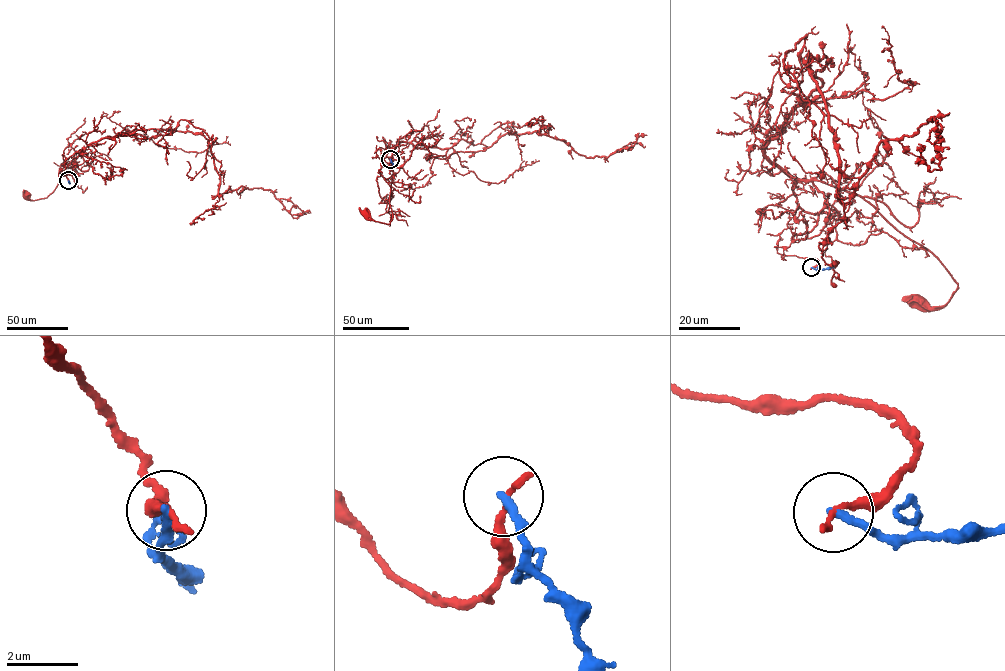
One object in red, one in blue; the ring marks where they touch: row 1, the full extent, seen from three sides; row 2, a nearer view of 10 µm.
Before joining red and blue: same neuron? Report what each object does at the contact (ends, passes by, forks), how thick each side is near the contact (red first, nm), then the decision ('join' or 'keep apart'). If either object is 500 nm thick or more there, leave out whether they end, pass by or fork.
red ends | blue ends | 220/240 nm | keep apart

